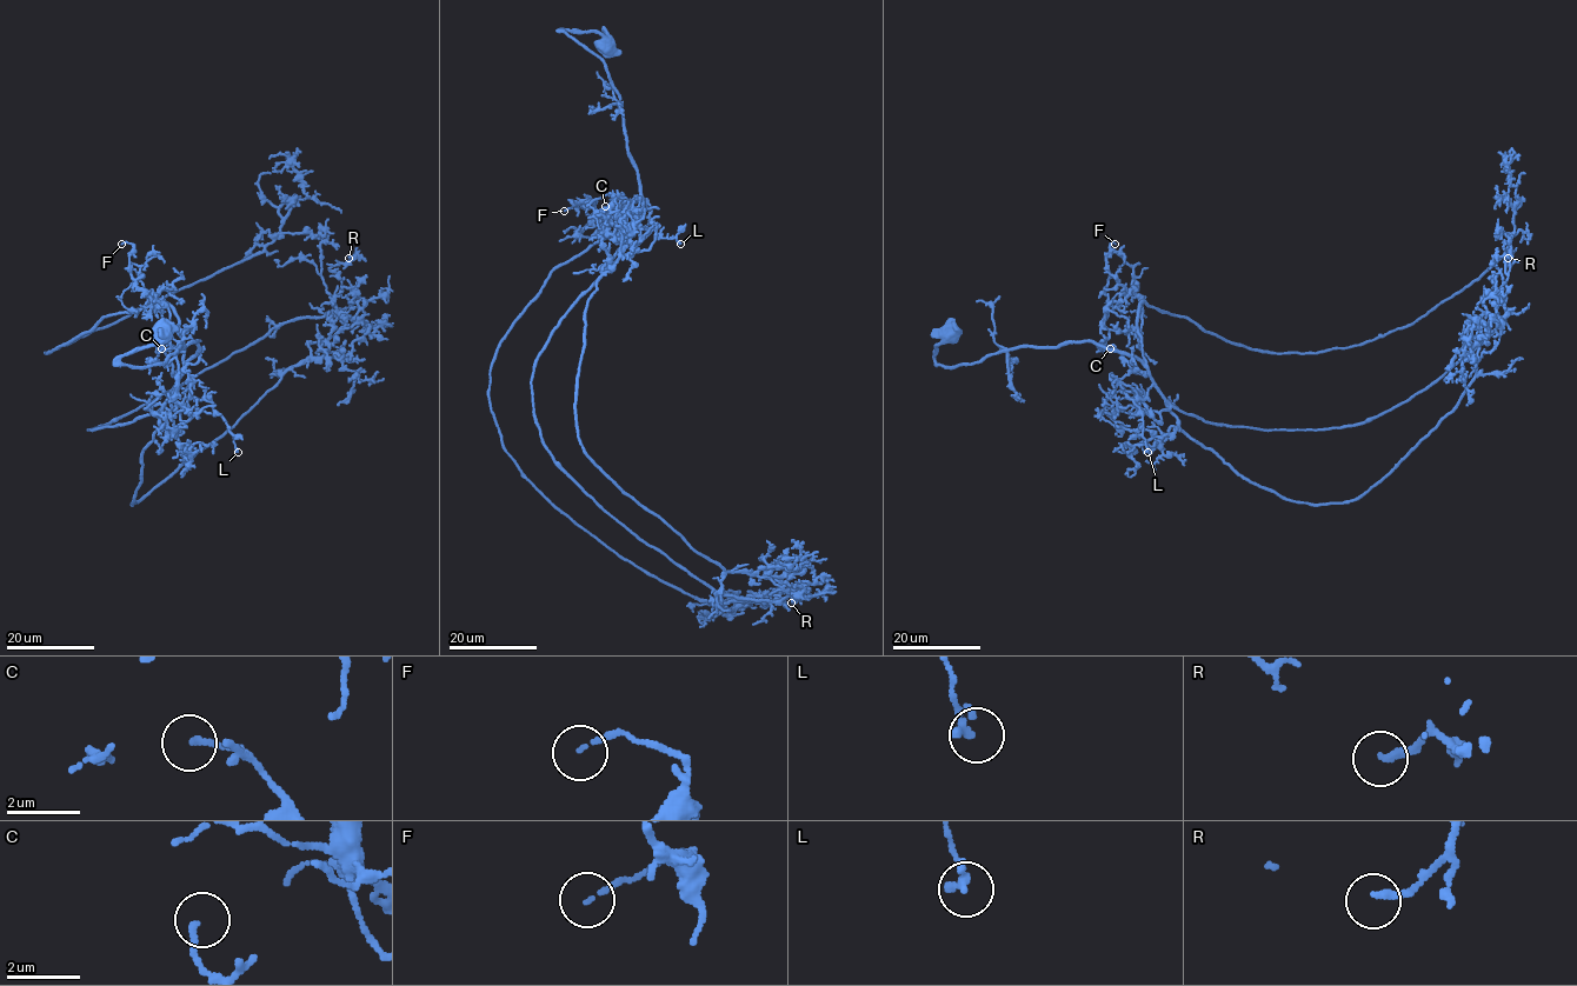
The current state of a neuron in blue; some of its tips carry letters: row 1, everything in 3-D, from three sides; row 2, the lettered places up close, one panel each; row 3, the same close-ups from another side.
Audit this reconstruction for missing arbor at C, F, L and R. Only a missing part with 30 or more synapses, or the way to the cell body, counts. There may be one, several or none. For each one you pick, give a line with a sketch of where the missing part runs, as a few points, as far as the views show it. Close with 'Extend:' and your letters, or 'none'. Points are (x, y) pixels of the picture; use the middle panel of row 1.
Extend: none

